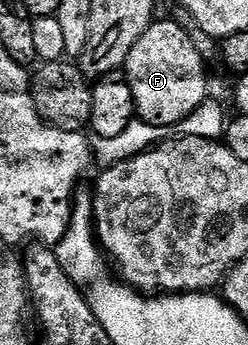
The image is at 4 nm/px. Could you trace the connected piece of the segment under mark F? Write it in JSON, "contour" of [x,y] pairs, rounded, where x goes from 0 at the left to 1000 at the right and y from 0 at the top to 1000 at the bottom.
{"contour":[[[621,58],[593,90],[528,136],[528,159],[504,177],[496,209],[520,223],[528,241],[528,275],[544,275],[544,310],[552,313],[552,339],[593,354],[601,362],[637,362],[641,368],[710,368],[714,359],[758,354],[762,336],[815,304],[835,287],[827,270],[843,246],[827,238],[827,200],[835,183],[786,148],[786,125],[770,125],[770,101],[734,72],[714,70],[710,58],[649,61]]]}

